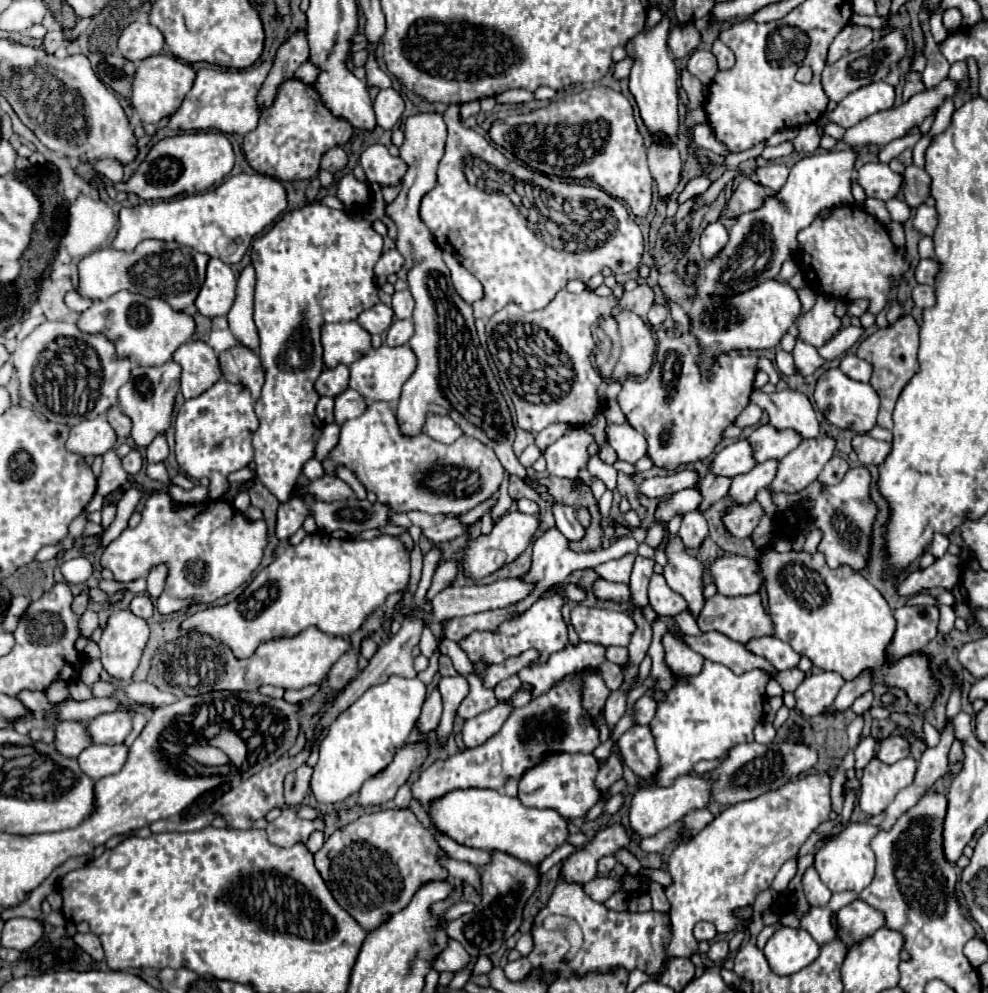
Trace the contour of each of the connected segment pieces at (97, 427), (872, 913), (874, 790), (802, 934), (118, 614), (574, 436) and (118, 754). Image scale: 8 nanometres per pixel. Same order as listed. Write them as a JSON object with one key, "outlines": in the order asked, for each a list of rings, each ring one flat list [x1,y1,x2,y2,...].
{"outlines":[[[98,416,94,420,84,420,72,426,66,448,82,456,102,456,104,452,112,450,114,444,116,432,104,416]],[[854,900,838,912,838,926,840,926,838,934,848,946,856,940,864,940,866,936,874,934,884,924,886,924,884,912,876,910,864,900]],[[876,756,868,762,862,776,858,804,866,814,880,814,888,808,894,796,914,782,916,760,904,758,894,764,884,764]],[[802,928,778,930,764,948,764,956,778,976,790,976,812,964,820,954,820,946]],[[116,610,102,632,98,642,102,650,104,670,122,682,128,682,142,658,142,650,148,642,148,624,136,618,130,610]],[[572,428,568,434,564,434,544,450,548,472,558,478,576,478,578,472,588,466,590,444,590,432,586,432,584,428]],[[92,744,78,756,80,768,92,780,100,780,104,776,120,772,126,760,128,760,126,744]]]}

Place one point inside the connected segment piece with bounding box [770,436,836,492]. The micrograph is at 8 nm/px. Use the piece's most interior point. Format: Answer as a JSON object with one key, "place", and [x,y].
{"place":[802,466]}

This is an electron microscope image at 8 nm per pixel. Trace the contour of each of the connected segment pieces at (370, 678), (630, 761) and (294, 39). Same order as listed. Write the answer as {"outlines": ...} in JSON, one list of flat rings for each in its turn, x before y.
{"outlines":[[[404,616,404,618,402,618,402,628,400,628,400,632,394,634,386,644,380,646,380,650,374,654,374,658,370,660,370,664,358,674,358,678,344,690,344,694,342,694,342,696,334,702,334,706,324,714,324,718,322,718,320,726,318,726,318,732,320,732,324,726,330,726,330,722,336,720,336,716,338,716,342,710,346,710,352,702,356,702,356,698,360,698,360,694,362,694,368,686,380,684,380,682,388,680,388,678,394,676,394,674,396,674,396,676,402,676,402,678,416,678,416,670,412,668,412,656,410,656,410,652,412,652,412,648,420,642,422,628,424,628,424,620,422,620,422,618]],[[634,724,618,738,618,746,626,766,640,778,654,778,660,770,660,758,648,726]],[[292,30,282,46,276,50,272,70,256,94,258,108,270,108,280,86,294,78,294,72,308,60,308,42,304,30]]]}

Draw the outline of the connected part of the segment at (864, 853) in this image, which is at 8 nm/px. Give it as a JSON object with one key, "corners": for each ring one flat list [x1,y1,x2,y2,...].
{"corners":[[850,824,836,840,830,840,826,846,822,846,814,856,814,868,820,874,820,880,830,888,830,892,862,892,870,886,874,878,874,852,870,848,870,838,876,834,880,826,868,826,868,824]]}

